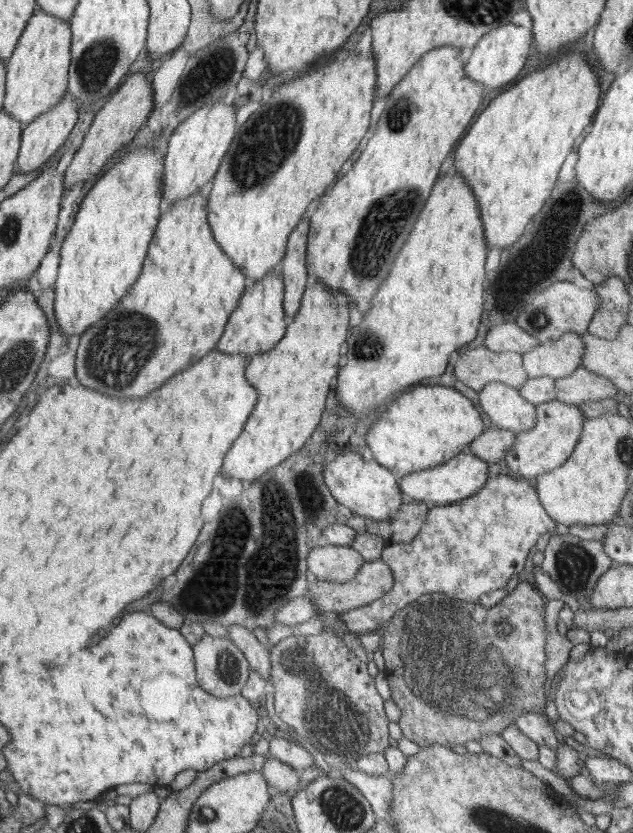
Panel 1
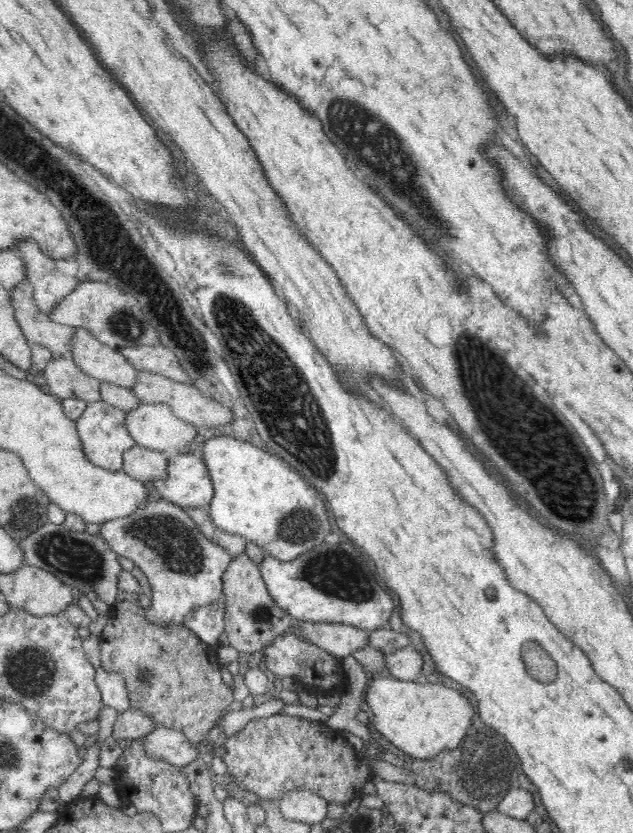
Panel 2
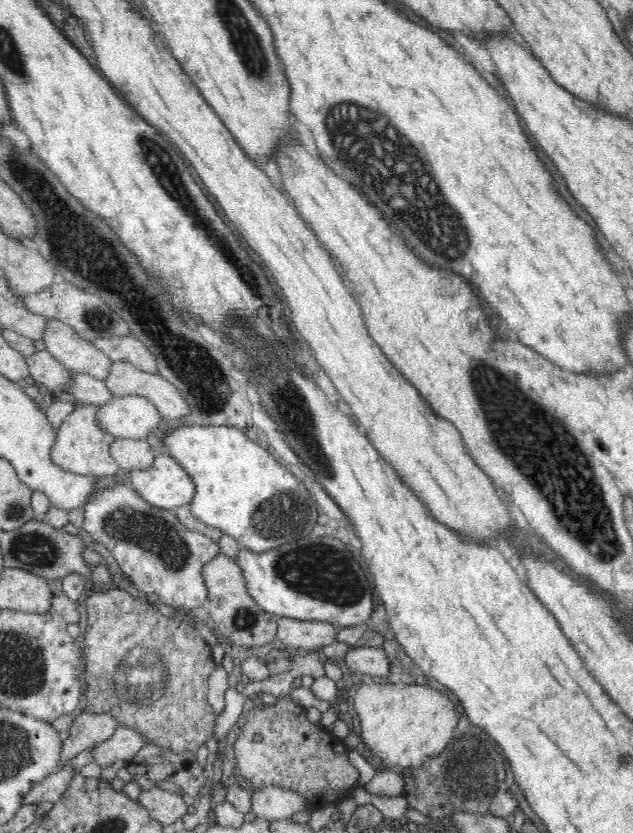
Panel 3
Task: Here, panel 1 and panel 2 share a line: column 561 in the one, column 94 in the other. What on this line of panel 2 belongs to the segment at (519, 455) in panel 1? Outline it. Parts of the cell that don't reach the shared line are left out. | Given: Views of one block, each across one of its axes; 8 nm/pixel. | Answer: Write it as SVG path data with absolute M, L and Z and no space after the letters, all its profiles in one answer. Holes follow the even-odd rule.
M100 400L88 404L84 412L75 419L81 450L94 466L112 472L123 470L123 454L137 446L133 438L129 436L125 425L122 424L124 417L124 410Z

